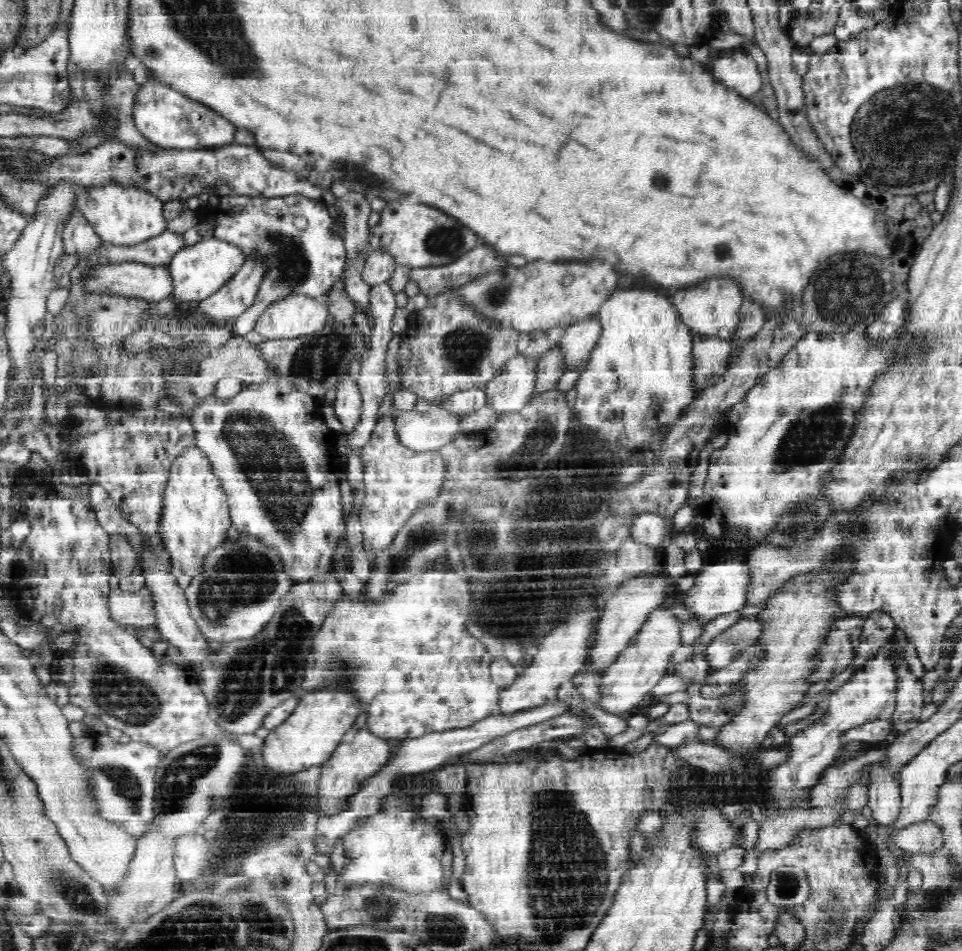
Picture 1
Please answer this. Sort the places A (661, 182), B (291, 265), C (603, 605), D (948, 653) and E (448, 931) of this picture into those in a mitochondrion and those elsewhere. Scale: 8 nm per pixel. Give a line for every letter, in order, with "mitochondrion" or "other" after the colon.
A: other
B: mitochondrion
C: other
D: other
E: mitochondrion

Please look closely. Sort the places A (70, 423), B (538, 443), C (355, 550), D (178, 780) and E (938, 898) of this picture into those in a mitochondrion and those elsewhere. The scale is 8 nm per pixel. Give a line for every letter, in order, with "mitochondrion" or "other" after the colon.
A: other
B: mitochondrion
C: other
D: mitochondrion
E: mitochondrion

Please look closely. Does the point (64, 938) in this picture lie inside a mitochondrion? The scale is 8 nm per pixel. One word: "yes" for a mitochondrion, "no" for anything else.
yes

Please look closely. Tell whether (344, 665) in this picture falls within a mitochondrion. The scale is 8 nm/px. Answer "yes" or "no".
yes

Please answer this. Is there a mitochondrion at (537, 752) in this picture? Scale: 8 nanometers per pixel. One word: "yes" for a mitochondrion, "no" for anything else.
no

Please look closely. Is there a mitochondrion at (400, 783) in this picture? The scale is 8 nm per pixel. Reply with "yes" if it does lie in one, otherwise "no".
no

